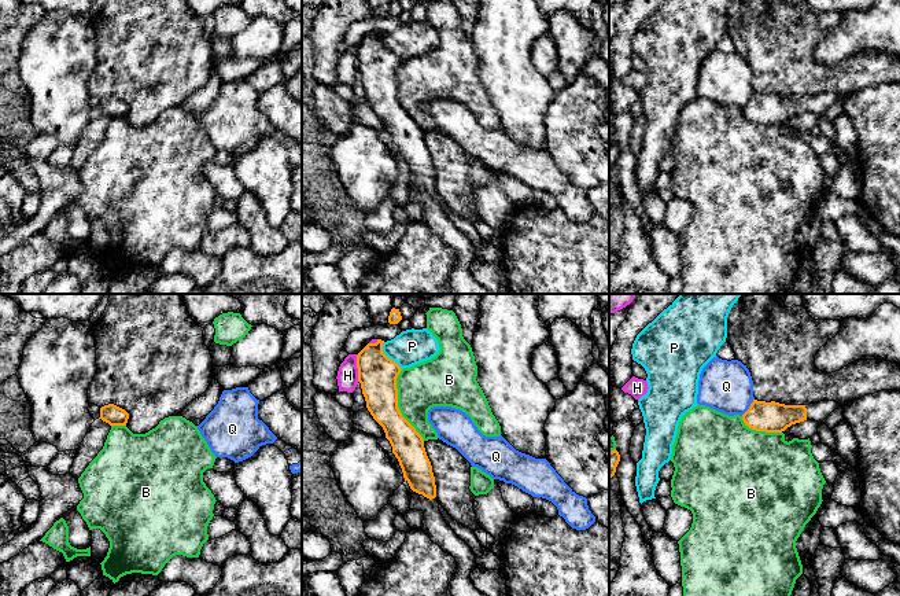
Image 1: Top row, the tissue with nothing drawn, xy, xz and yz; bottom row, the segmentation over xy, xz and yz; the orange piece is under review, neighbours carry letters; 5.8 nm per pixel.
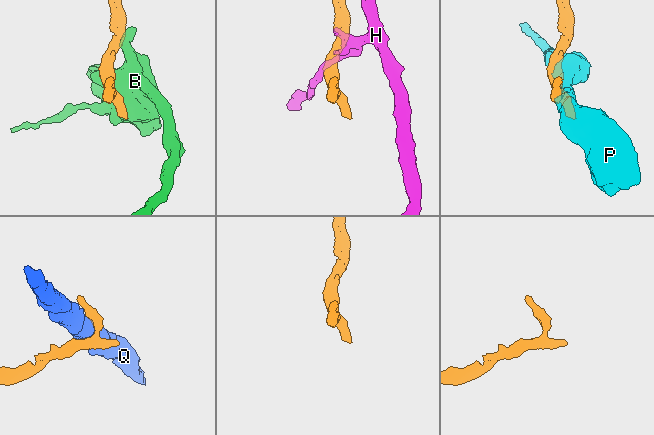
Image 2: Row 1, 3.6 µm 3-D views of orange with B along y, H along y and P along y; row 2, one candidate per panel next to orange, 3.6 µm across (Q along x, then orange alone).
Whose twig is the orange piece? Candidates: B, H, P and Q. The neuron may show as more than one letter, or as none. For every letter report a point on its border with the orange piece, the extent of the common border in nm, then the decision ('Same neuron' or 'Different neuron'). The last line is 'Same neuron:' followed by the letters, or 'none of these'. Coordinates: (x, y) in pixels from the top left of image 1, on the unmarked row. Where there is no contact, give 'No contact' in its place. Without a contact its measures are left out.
B: Touches orange at xz (397, 98). Shared border 440 nm. Different neuron
H: Touches orange at xz (357, 59). Shared border 160 nm. Different neuron
P: Touches orange at xz (387, 50). Shared border 200 nm. Different neuron
Q: Touches orange at yz (749, 99). Shared border 130 nm. Different neuron
Same neuron: none of these

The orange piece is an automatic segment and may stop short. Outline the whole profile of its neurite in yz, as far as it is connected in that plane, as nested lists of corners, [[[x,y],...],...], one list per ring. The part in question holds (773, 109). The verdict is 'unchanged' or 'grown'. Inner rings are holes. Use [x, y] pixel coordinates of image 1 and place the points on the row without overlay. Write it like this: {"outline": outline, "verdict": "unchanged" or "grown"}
{"outline": [[[753,92],[749,102],[742,107],[745,118],[756,124],[782,125],[792,117],[807,111],[822,115],[834,102],[841,98],[836,93],[820,93],[809,98],[785,98],[775,93],[766,95]]], "verdict": "grown"}

